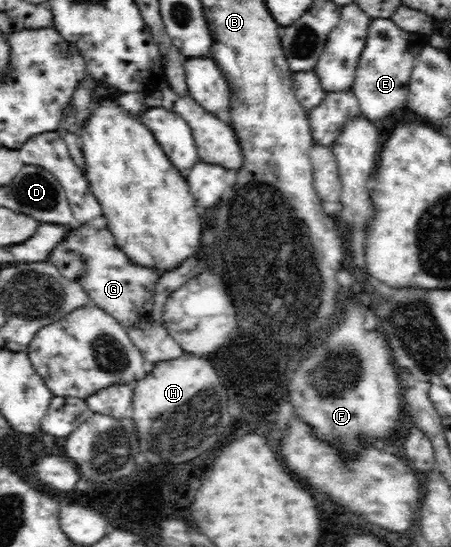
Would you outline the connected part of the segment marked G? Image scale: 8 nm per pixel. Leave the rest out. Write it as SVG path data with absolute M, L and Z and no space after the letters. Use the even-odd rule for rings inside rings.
M79 224L59 242L54 252L50 252L48 261L59 268L67 279L82 284L87 297L96 307L110 313L126 328L138 326L153 308L154 284L160 280L156 274L159 270L134 264L114 242L116 239L108 227L91 229Z

